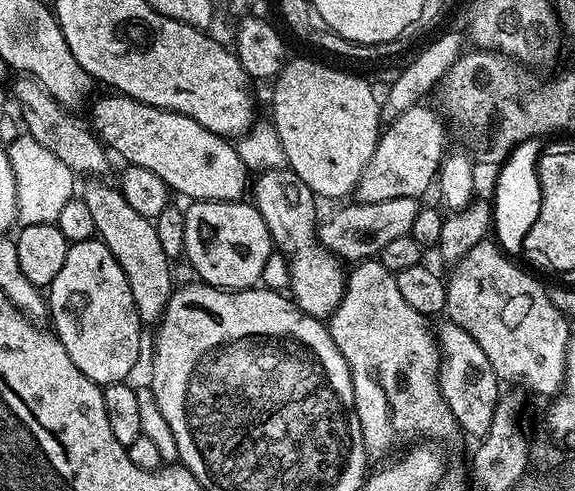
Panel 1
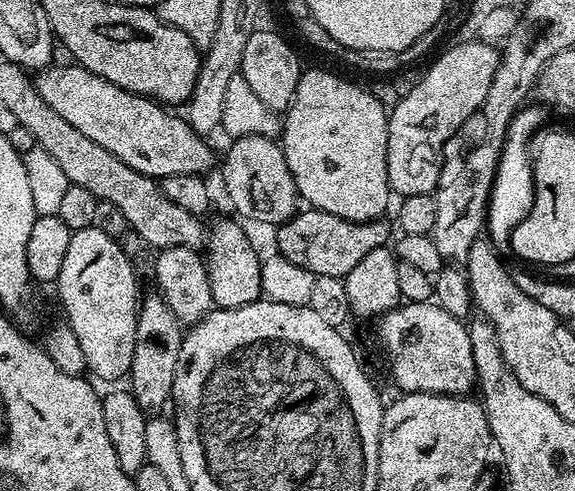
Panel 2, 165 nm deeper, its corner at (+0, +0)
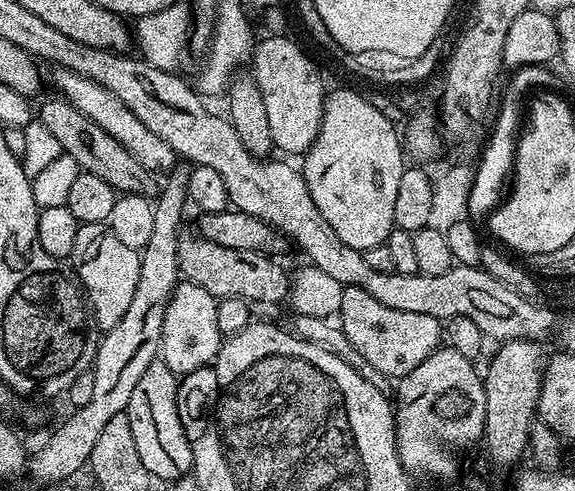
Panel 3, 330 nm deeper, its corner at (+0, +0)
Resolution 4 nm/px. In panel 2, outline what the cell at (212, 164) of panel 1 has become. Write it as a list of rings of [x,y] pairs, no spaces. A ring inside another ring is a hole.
[[[67,62],[61,68],[49,66],[35,73],[36,89],[38,94],[46,101],[46,106],[52,107],[70,126],[75,126],[86,138],[91,138],[93,142],[98,142],[105,150],[110,150],[126,166],[138,170],[142,174],[153,178],[169,176],[170,174],[190,174],[198,176],[211,171],[214,168],[214,153],[207,145],[205,137],[198,135],[189,126],[187,119],[183,115],[175,116],[175,111],[169,110],[163,103],[147,96],[140,96],[137,92],[126,90],[122,86],[114,86],[106,78],[94,74],[90,70],[80,67],[75,62]]]

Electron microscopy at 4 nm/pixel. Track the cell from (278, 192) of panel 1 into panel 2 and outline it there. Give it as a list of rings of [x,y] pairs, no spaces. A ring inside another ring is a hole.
[[[238,136],[228,152],[223,153],[222,169],[227,193],[230,194],[237,217],[257,220],[260,224],[279,226],[298,211],[296,183],[286,166],[283,147],[270,136]]]

